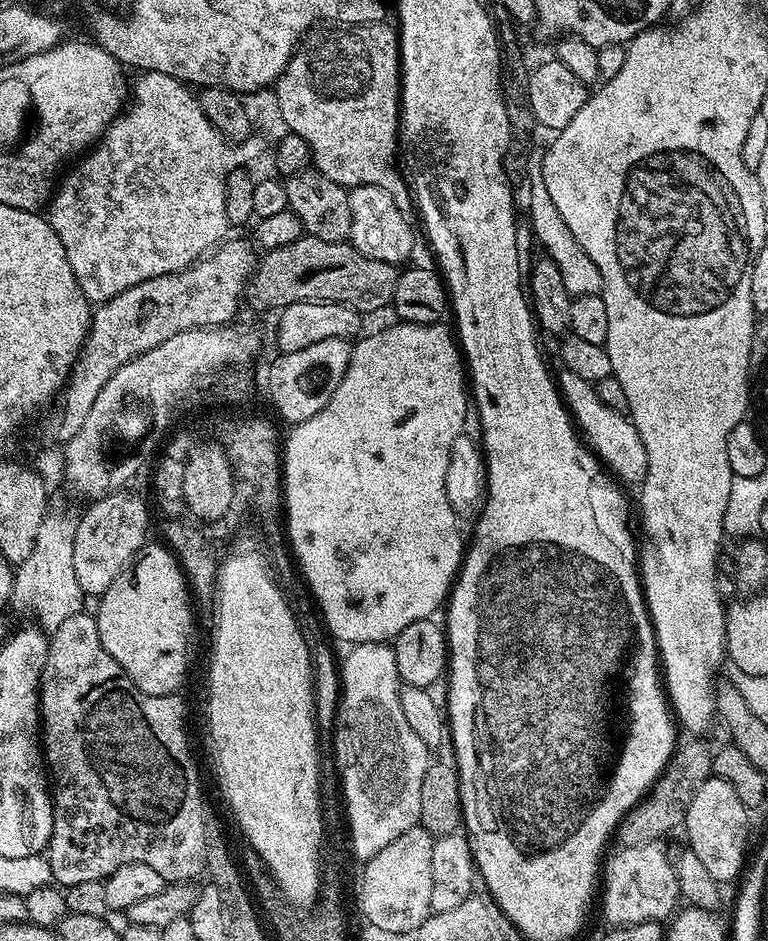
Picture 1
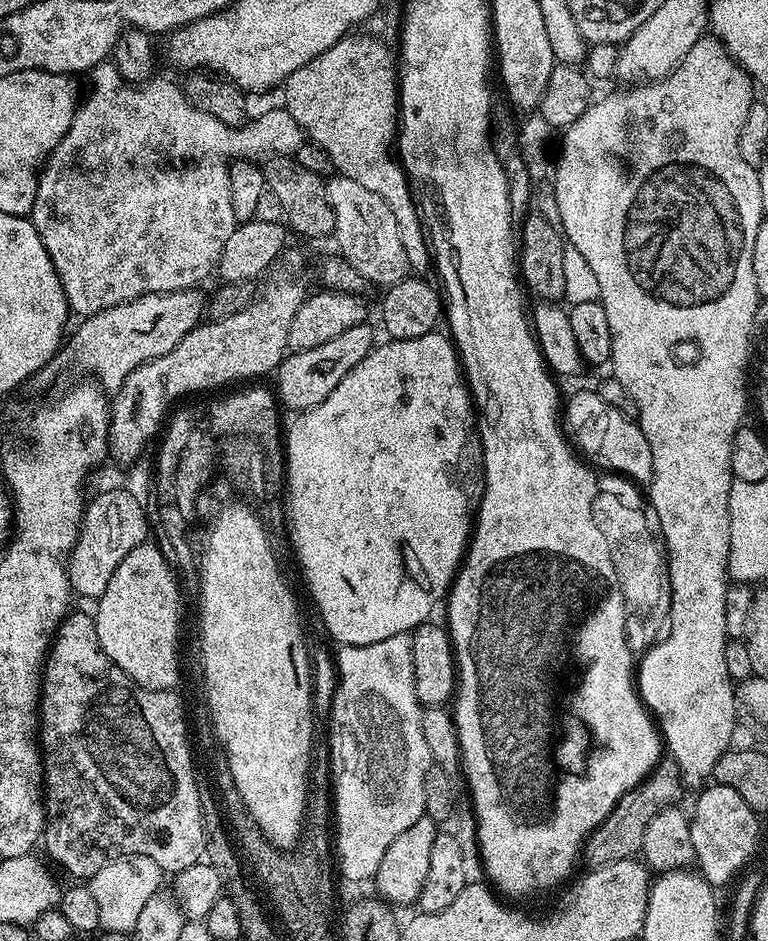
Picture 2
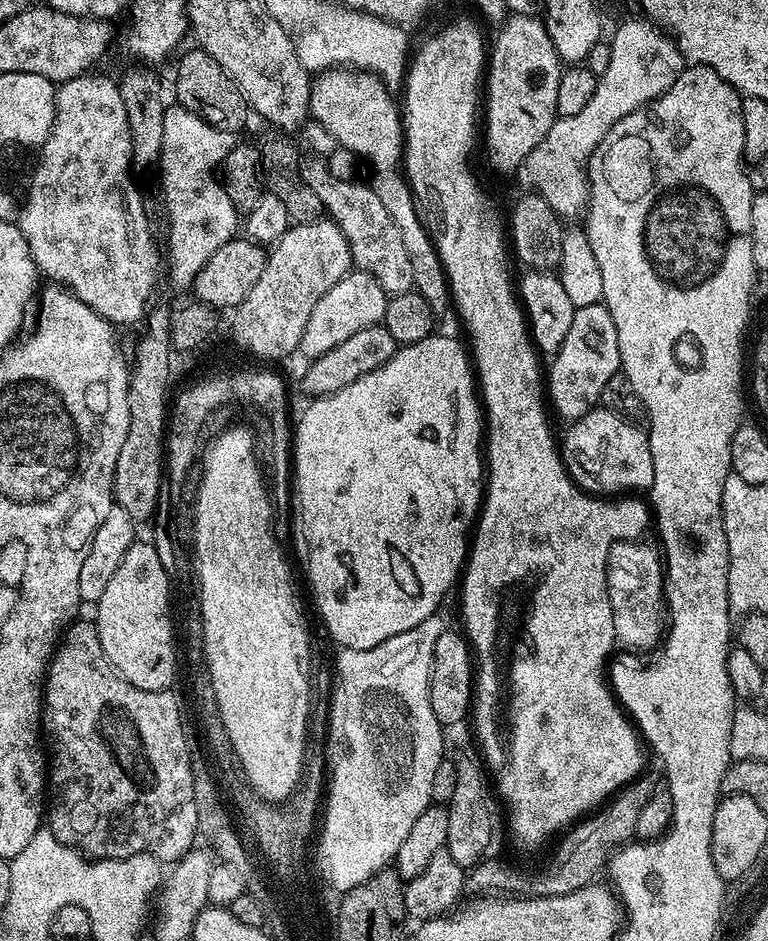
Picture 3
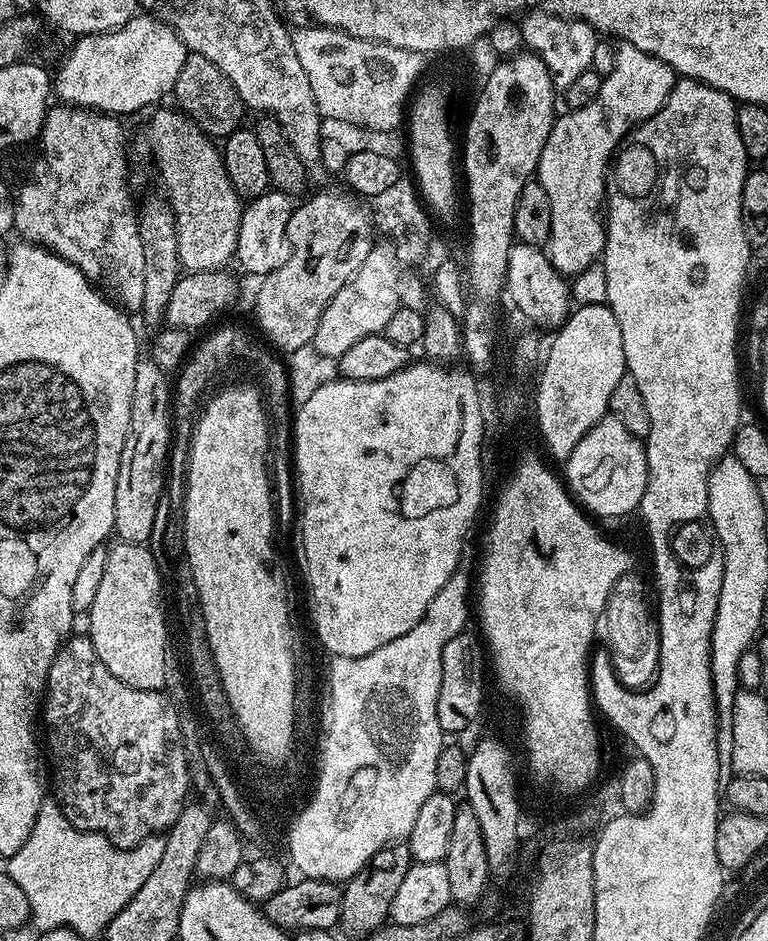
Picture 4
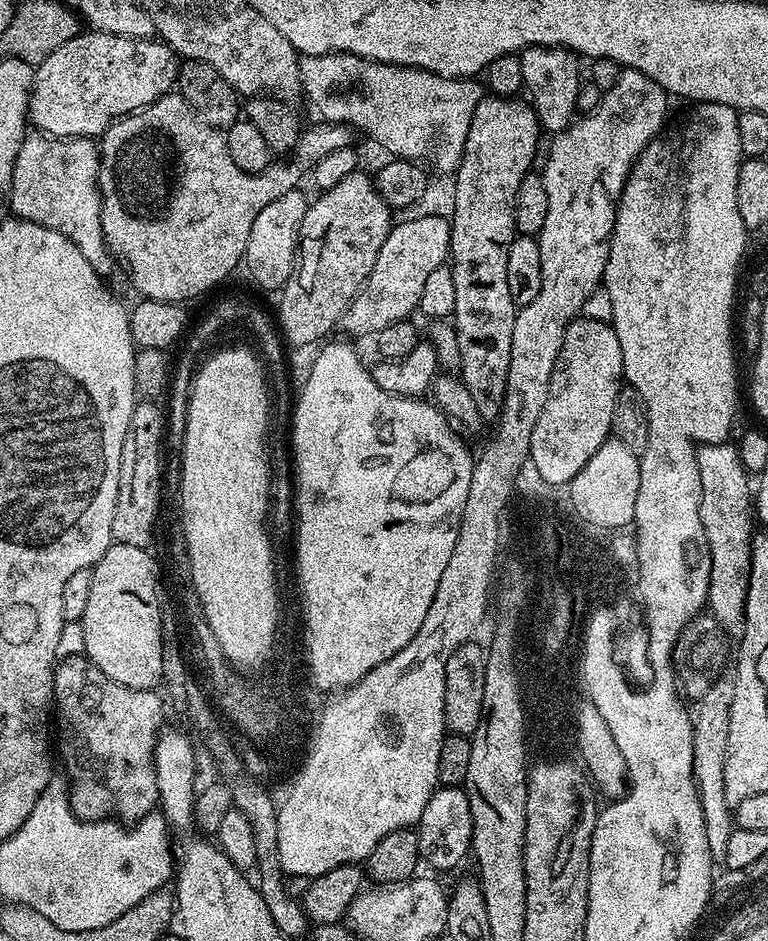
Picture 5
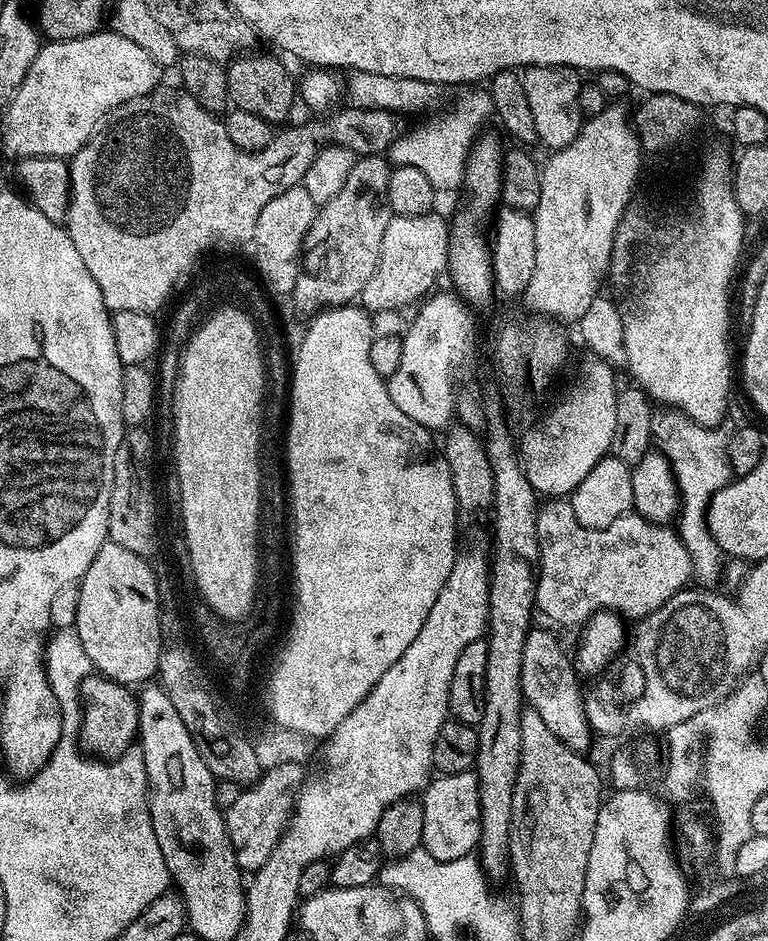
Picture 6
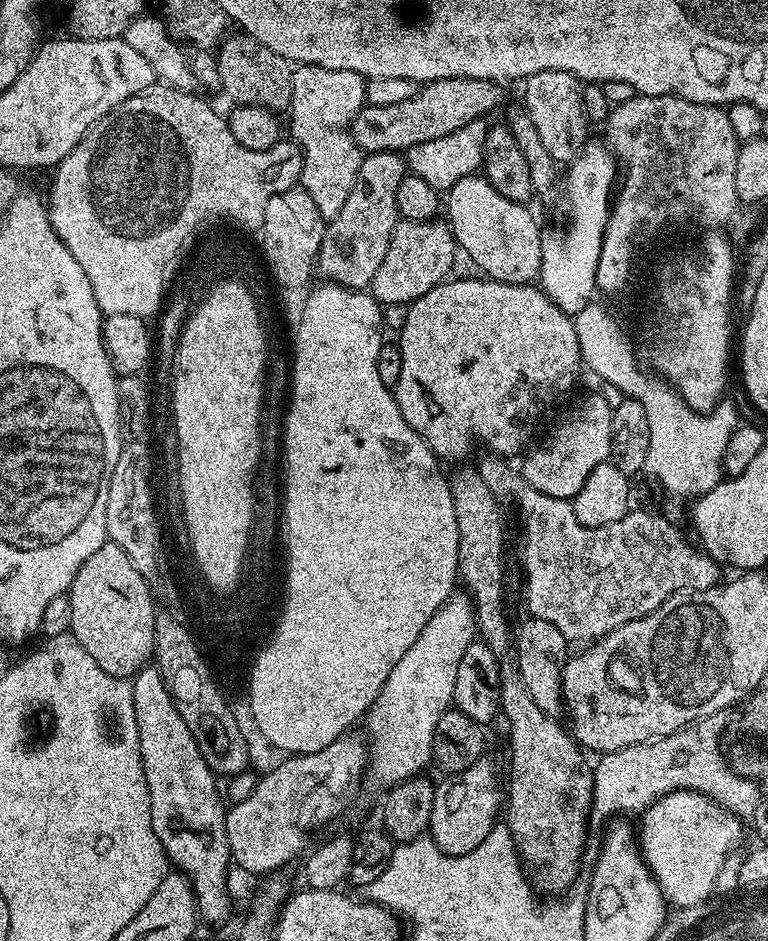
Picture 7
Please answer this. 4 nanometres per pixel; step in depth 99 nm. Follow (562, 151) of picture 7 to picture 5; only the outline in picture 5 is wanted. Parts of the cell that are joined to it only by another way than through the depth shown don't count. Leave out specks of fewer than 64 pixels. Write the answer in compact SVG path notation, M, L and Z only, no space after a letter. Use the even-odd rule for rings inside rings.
M529 46L519 53L527 99L545 133L565 132L577 115L578 90L582 83L577 53L566 48ZM577 60L577 61L576 61ZM528 92L528 93L527 93Z

